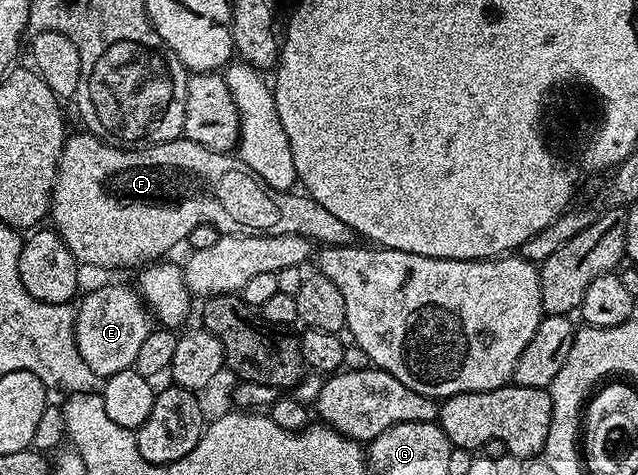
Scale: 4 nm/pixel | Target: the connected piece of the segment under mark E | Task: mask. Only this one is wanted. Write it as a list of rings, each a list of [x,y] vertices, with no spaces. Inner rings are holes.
[[[106,284],[103,288],[94,288],[86,297],[82,300],[82,305],[77,305],[76,315],[74,317],[74,341],[76,346],[80,350],[80,358],[84,358],[84,362],[89,366],[90,369],[94,371],[97,376],[108,377],[112,374],[116,374],[120,370],[125,368],[134,367],[136,362],[136,356],[139,353],[140,346],[144,343],[144,338],[147,338],[152,329],[152,313],[149,308],[146,307],[141,296],[138,295],[137,291],[133,287],[125,288],[122,284]]]

